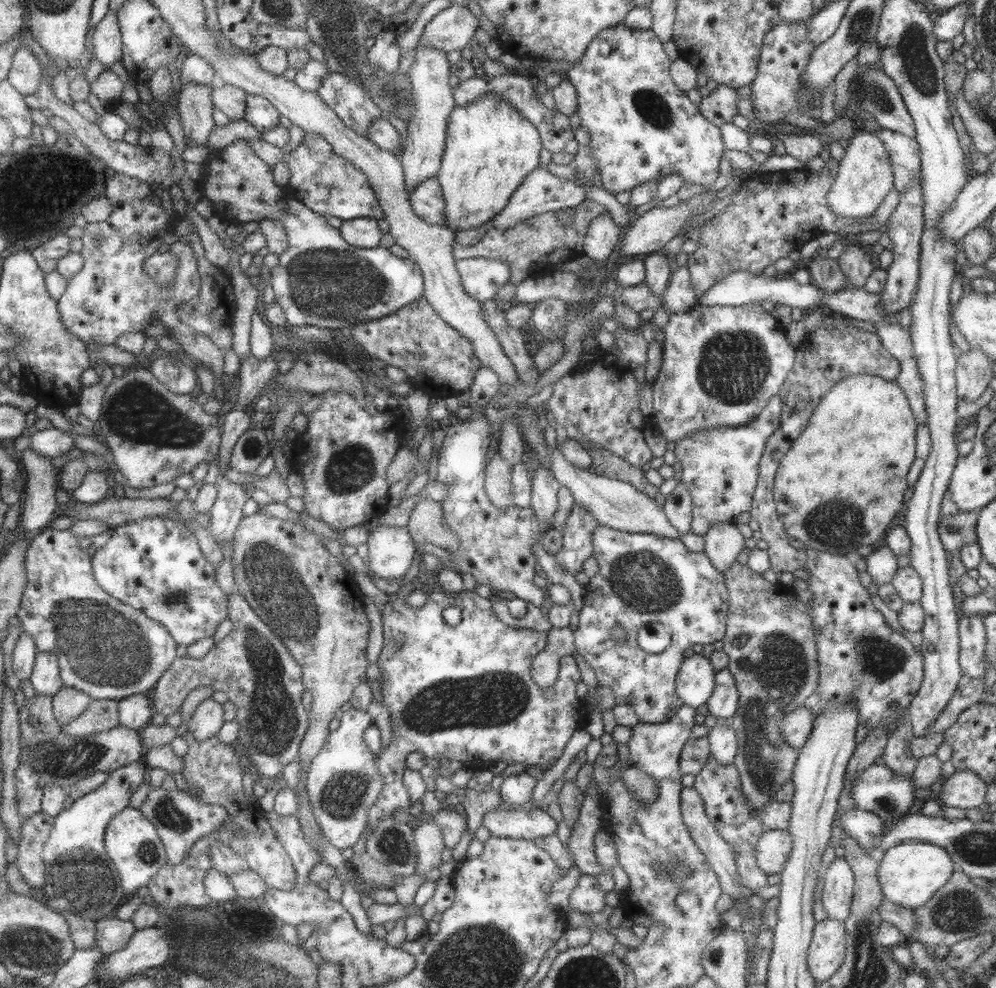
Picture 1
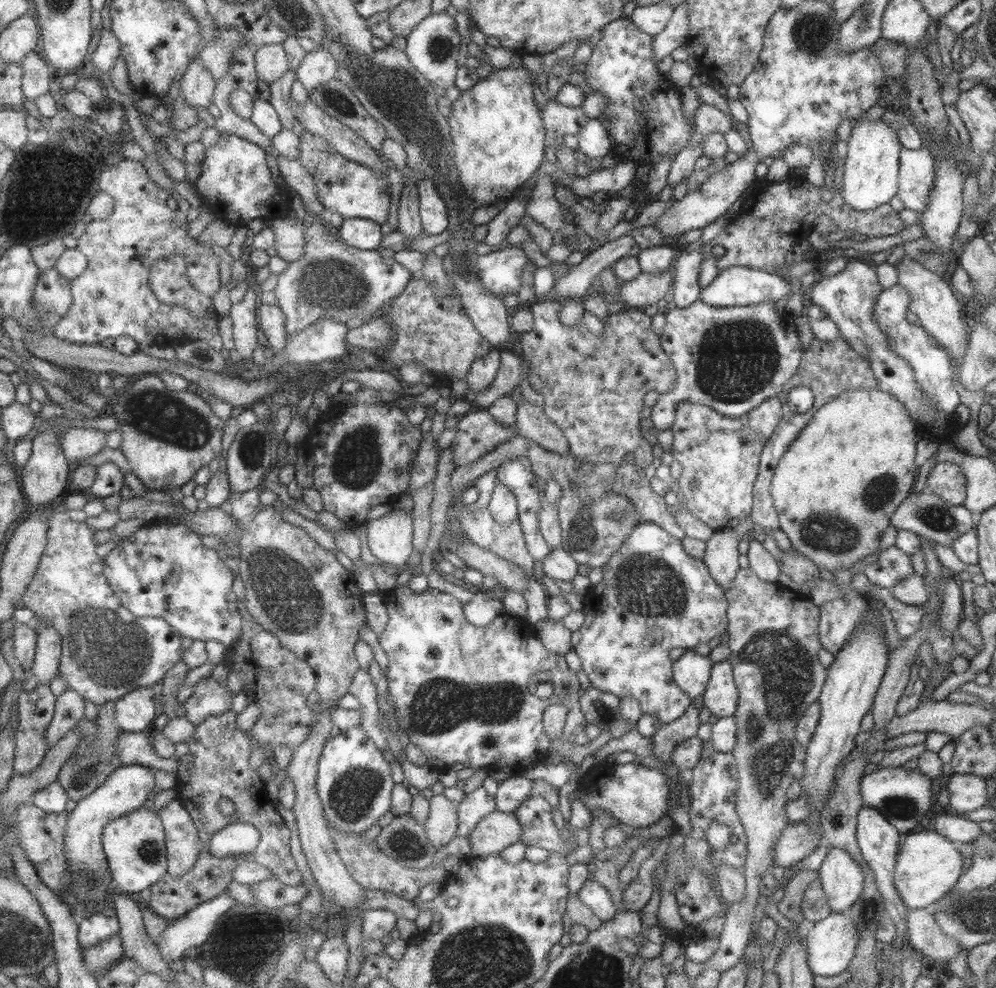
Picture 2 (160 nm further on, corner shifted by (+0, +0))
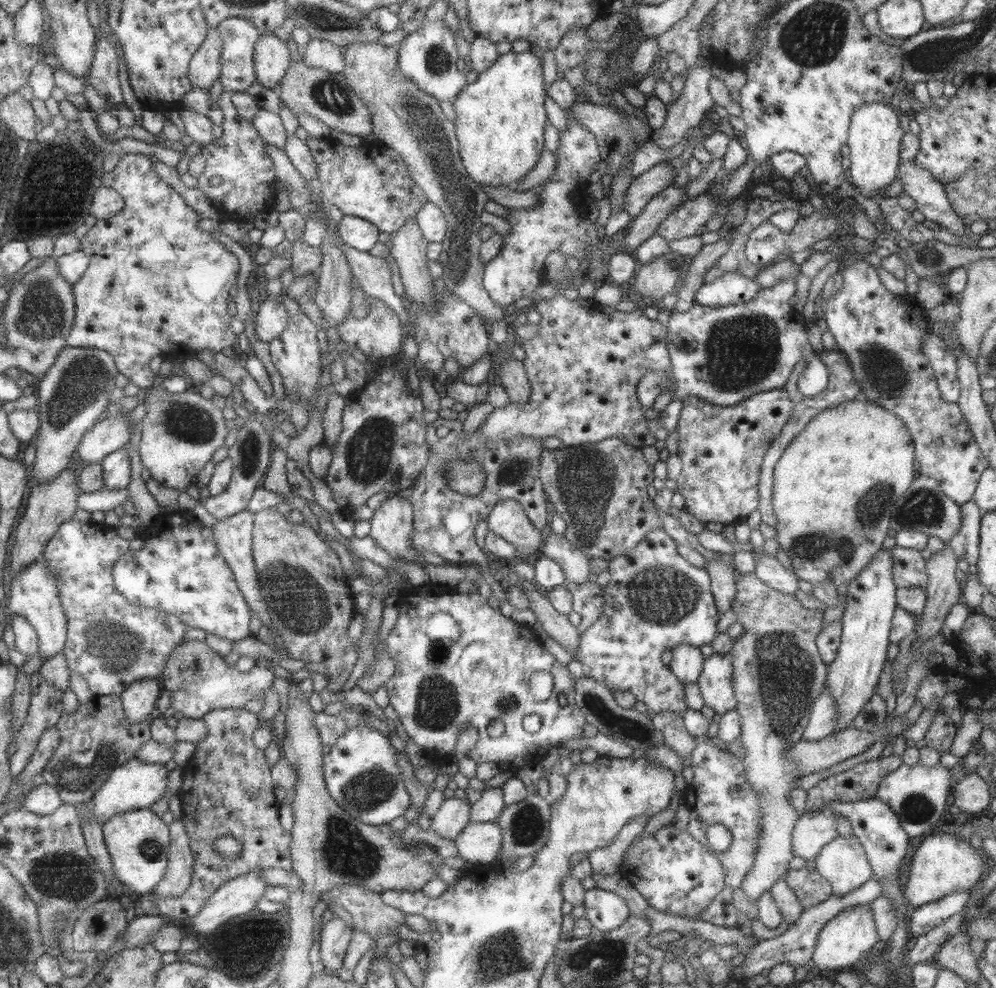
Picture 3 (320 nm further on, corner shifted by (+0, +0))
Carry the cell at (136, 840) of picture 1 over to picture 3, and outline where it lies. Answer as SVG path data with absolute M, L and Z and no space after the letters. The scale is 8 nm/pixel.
M147 808L116 815L103 828L115 872L122 884L129 887L138 898L150 897L167 875L171 853L170 825Z

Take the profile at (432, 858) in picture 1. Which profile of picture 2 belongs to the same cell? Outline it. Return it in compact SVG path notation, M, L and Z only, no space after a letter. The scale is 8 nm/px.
M441 793L428 794L428 803L429 811L423 830L425 830L429 844L439 850L456 836L458 805Z

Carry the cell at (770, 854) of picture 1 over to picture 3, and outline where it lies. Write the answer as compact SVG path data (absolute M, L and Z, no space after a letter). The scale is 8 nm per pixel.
M804 812L791 832L791 854L805 861L814 860L823 846L838 838L835 823L837 816L832 812Z

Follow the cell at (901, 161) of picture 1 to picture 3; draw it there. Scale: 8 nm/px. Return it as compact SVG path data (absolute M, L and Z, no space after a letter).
M915 159L901 162L898 173L900 176L897 177L903 185L902 192L914 200L916 209L925 219L952 231L956 236L963 235L965 225L951 210L942 182L933 178L926 168L916 164Z

